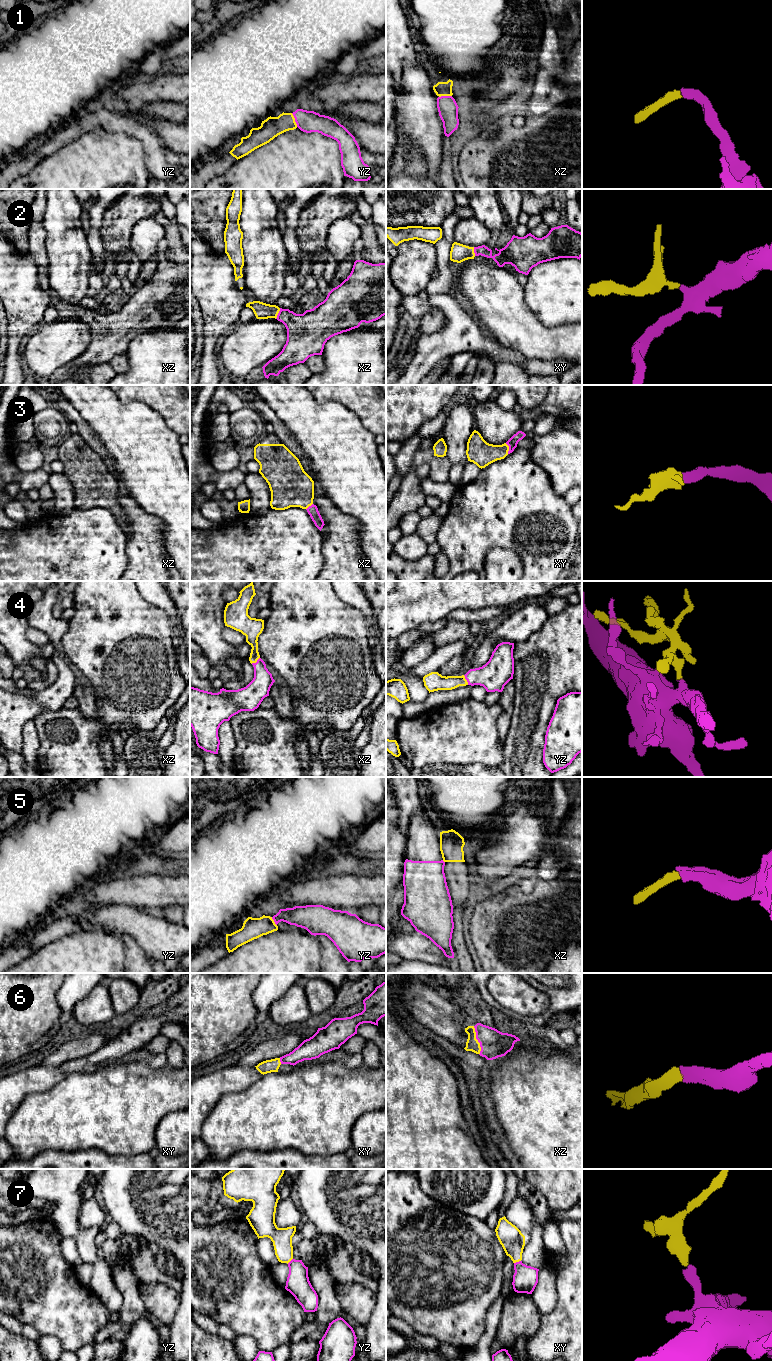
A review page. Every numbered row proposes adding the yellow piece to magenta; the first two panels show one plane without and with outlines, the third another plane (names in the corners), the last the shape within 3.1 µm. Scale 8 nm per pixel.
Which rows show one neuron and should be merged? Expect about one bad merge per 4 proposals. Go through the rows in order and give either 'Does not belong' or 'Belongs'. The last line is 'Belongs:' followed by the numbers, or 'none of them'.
1: Belongs
2: Belongs
3: Belongs
4: Belongs
5: Does not belong
6: Belongs
7: Belongs
Belongs: 1, 2, 3, 4, 6, 7

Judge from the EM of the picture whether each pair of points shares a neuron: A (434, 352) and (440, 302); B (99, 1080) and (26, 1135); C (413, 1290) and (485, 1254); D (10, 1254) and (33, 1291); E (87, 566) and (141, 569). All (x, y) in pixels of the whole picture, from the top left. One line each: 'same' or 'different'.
A: same
B: same
C: same
D: same
E: different

